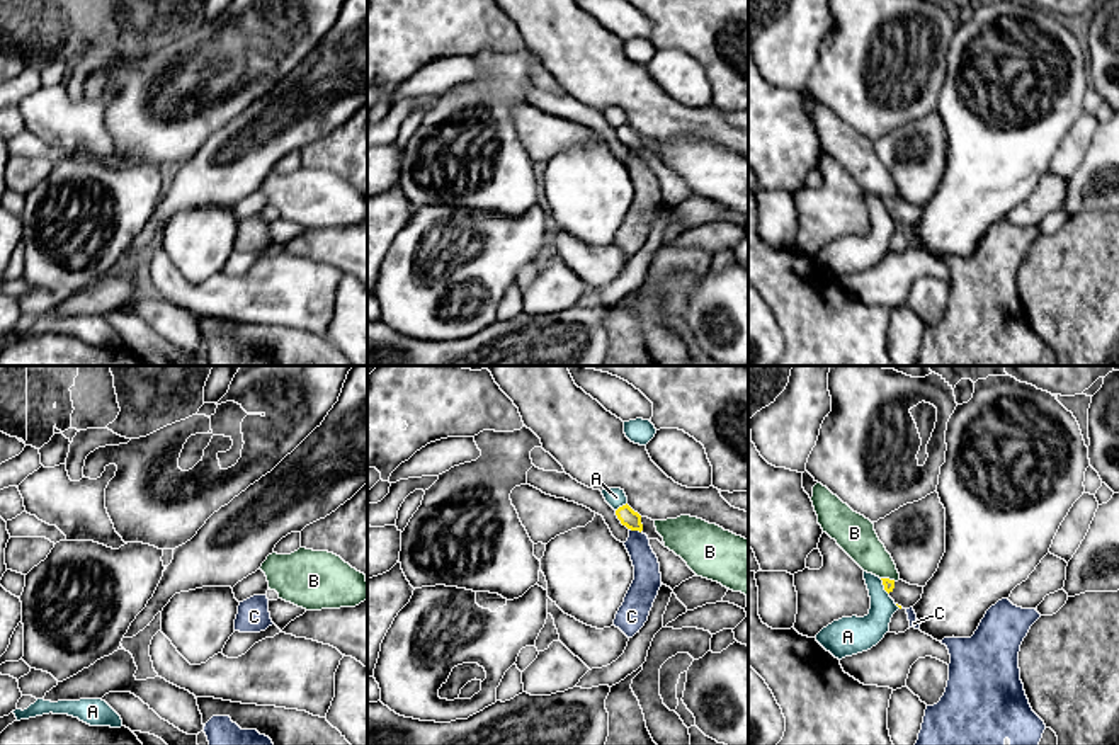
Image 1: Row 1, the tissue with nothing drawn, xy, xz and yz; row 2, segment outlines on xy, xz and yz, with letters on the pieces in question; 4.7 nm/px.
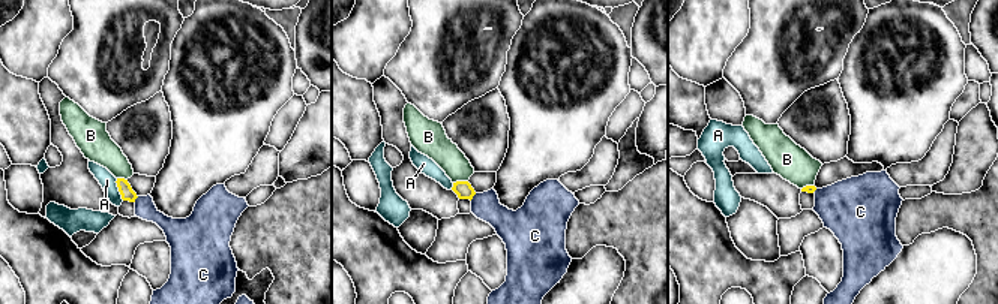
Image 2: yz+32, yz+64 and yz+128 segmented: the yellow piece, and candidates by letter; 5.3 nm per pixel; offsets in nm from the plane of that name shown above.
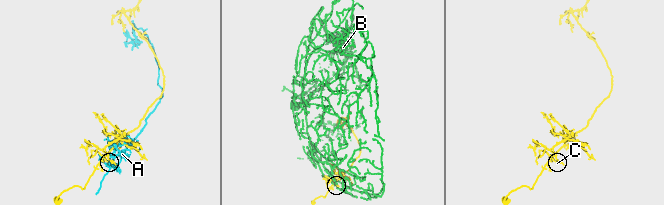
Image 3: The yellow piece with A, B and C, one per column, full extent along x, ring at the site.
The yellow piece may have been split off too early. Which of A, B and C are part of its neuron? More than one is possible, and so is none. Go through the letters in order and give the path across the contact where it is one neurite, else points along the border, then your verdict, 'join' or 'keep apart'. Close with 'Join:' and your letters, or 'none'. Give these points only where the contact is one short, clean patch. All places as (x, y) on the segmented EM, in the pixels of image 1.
A: keep apart
B: keep apart
C: border along xz (630, 528), (640, 533); keep apart
Join: none

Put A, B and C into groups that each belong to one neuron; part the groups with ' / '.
A / B / C

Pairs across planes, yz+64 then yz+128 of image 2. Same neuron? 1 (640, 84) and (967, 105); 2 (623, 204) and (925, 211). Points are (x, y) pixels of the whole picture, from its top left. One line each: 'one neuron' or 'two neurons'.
1: two neurons
2: one neuron

